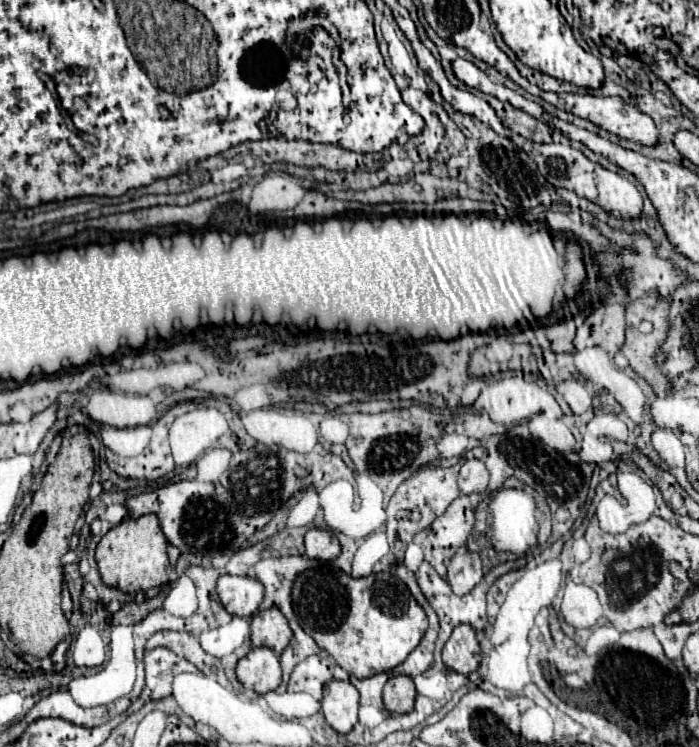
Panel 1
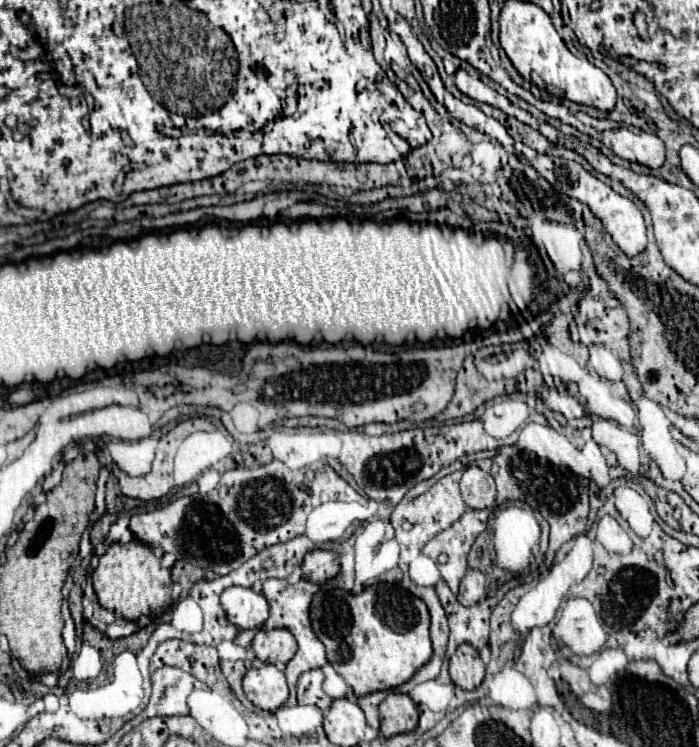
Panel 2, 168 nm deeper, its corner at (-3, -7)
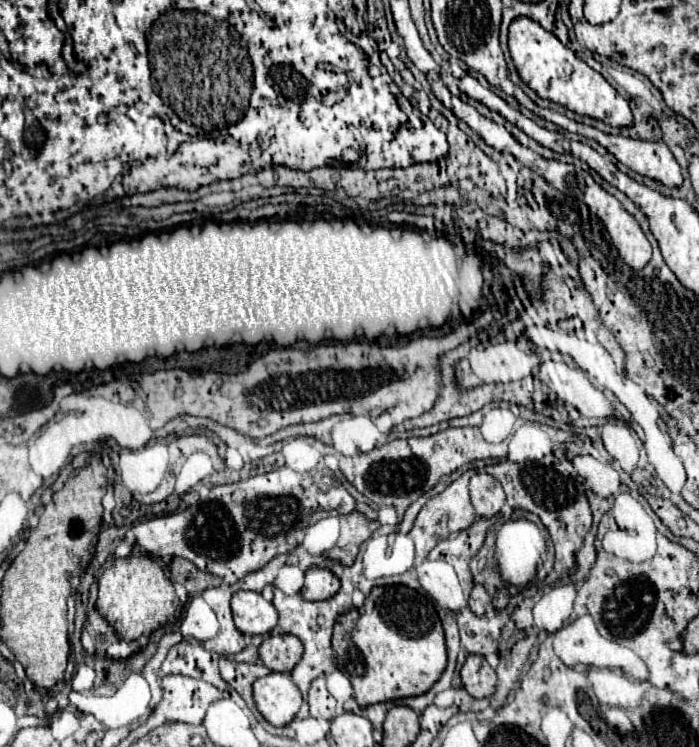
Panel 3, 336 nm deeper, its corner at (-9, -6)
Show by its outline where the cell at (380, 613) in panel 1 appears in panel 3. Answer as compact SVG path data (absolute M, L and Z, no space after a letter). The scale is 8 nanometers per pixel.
M405 585L375 587L361 609L339 617L333 631L339 671L351 681L359 707L427 693L447 667L445 633L433 599Z

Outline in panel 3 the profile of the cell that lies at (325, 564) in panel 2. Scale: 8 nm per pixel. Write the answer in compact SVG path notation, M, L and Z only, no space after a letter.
M313 567L305 573L305 585L301 595L305 601L325 601L339 591L339 579L329 569Z

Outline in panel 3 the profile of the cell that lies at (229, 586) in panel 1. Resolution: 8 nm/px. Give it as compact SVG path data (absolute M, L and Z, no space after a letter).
M239 591L231 599L235 627L245 635L263 635L277 625L277 609L261 593Z

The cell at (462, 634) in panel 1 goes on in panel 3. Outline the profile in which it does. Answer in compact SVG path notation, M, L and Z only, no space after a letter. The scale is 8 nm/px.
M479 655L467 657L461 669L461 679L463 679L463 689L475 699L491 697L497 685L495 669L485 661L485 657Z

